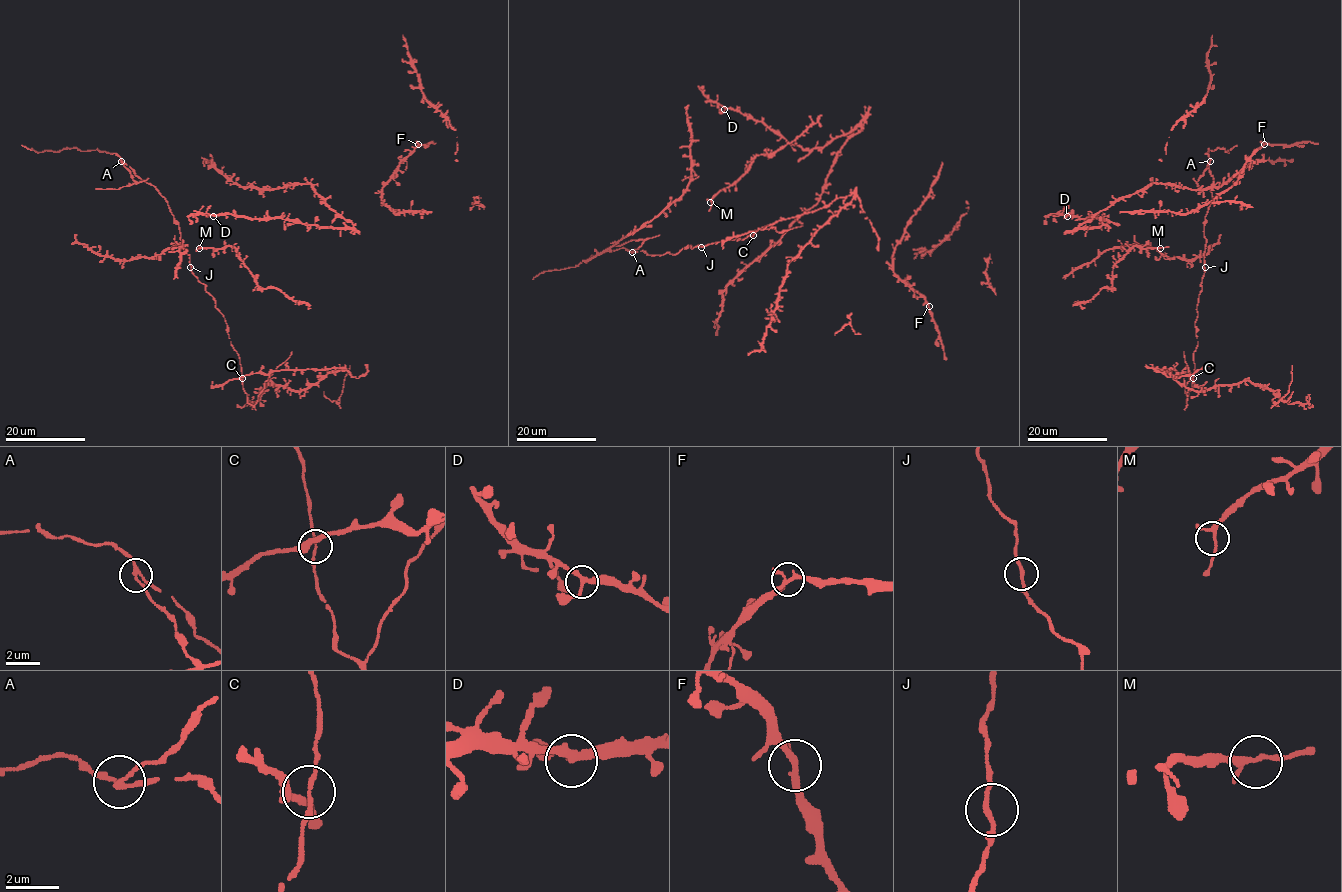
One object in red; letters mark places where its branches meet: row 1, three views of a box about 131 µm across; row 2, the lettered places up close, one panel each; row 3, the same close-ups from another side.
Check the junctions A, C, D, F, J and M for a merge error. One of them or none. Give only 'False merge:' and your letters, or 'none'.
False merge: A

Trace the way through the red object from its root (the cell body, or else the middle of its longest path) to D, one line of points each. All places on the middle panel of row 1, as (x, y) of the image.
D: (736, 270), (763, 255), (818, 202), (836, 155), (864, 121), (823, 147), (803, 150), (760, 122), (724, 109)

